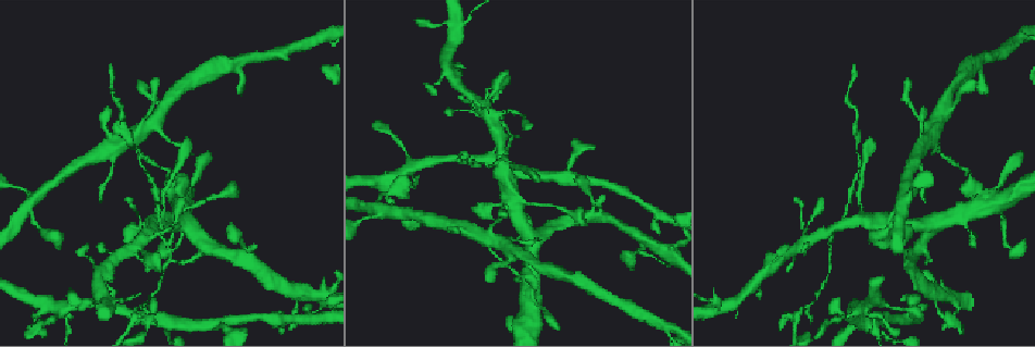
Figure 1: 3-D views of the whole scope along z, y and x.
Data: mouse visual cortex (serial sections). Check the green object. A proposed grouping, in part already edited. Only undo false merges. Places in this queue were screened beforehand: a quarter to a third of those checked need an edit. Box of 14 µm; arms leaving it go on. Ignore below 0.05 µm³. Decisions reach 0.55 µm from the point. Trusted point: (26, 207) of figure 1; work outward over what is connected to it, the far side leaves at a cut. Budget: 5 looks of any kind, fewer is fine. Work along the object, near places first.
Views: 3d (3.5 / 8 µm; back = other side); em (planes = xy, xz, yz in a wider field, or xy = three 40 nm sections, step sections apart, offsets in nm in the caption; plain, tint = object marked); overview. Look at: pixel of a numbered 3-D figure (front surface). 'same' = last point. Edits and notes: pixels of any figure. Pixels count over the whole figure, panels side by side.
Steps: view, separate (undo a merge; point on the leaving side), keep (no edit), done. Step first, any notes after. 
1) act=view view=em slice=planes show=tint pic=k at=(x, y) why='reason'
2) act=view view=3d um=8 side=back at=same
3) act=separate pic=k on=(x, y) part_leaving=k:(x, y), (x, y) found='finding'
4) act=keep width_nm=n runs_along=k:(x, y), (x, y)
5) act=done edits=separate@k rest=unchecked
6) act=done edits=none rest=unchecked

act=view view=3d um=3.5 pic=1 at=(134, 139) why='four or more arms meet'

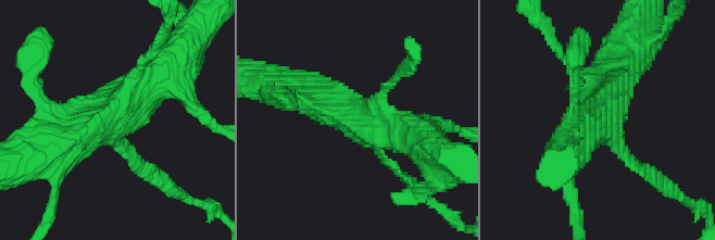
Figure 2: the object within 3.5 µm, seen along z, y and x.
act=view view=em slice=planes show=tint pic=2 at=(112, 123)

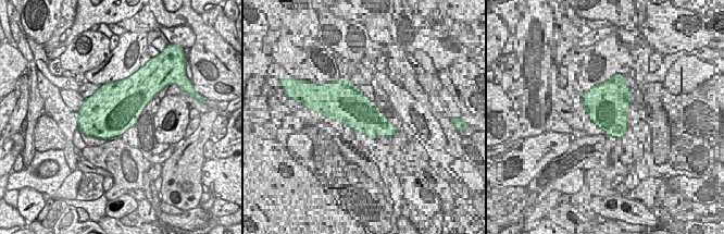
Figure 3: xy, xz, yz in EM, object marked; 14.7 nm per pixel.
act=view view=em slice=xy step=3 show=tint at=same why='cut it another way'

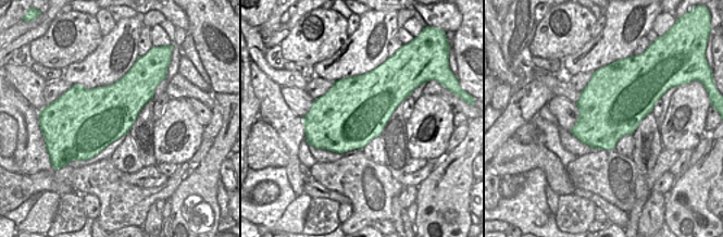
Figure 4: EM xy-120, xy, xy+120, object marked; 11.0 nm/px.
act=keep found='one cell here'

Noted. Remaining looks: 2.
act=view view=3d um=8 pic=1 at=(182, 181) why='arms part here'

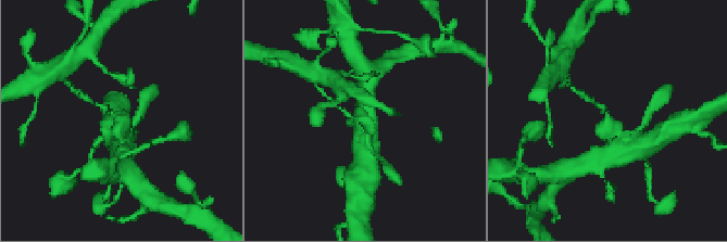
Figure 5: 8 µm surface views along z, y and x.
act=view view=em slice=xy step=2 show=tint pic=5 at=(367, 121) why='shape alone is not enough'

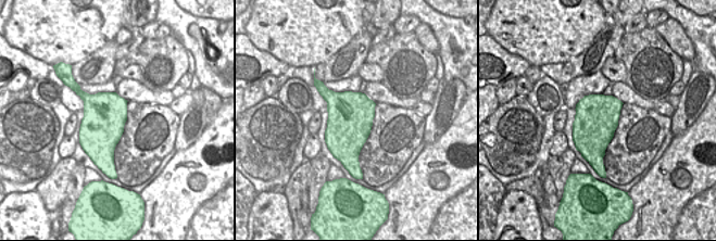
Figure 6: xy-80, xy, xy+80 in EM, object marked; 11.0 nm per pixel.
act=keep runs_along=5:(598, 105), (624, 137), (623, 145) found='all the same cell'

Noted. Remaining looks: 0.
act=done edits=none rest=unchecked

